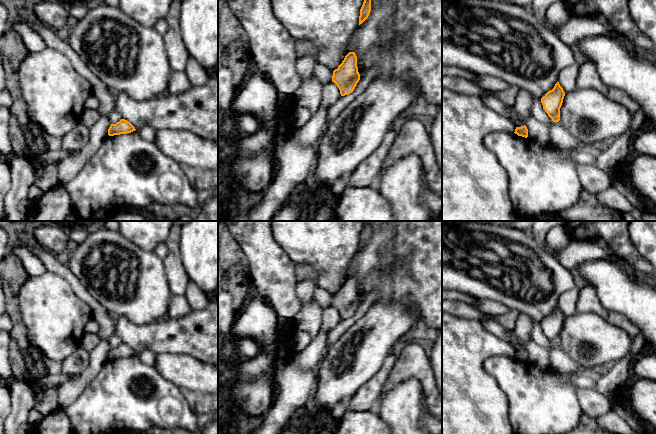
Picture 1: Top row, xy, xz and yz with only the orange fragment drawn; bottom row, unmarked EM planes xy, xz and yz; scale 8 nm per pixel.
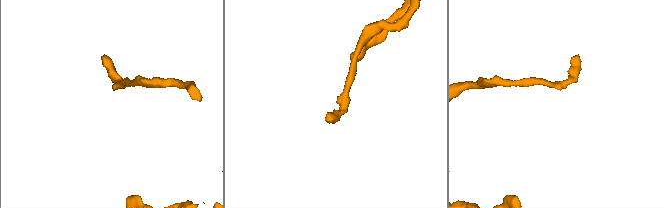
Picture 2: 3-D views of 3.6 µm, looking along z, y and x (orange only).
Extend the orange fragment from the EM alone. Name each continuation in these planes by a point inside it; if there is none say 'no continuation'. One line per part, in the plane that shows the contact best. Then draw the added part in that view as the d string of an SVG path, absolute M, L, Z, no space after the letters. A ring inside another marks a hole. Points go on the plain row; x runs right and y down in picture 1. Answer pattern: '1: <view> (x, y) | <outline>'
no continuation

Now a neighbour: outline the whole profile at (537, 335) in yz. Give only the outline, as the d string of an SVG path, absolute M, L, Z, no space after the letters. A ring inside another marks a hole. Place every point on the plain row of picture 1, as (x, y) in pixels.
M533 321L532 330L530 334L531 340L541 347L549 350L553 345L543 333L541 323Z

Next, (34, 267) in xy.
M13 245L10 246L10 252L22 261L28 276L40 276L47 271L45 265L30 248L24 245Z

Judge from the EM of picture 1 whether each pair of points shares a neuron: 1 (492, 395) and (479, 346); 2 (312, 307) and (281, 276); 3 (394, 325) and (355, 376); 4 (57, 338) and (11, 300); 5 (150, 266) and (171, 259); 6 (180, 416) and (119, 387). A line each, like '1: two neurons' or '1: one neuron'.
1: one neuron
2: two neurons
3: one neuron
4: two neurons
5: two neurons
6: one neuron

